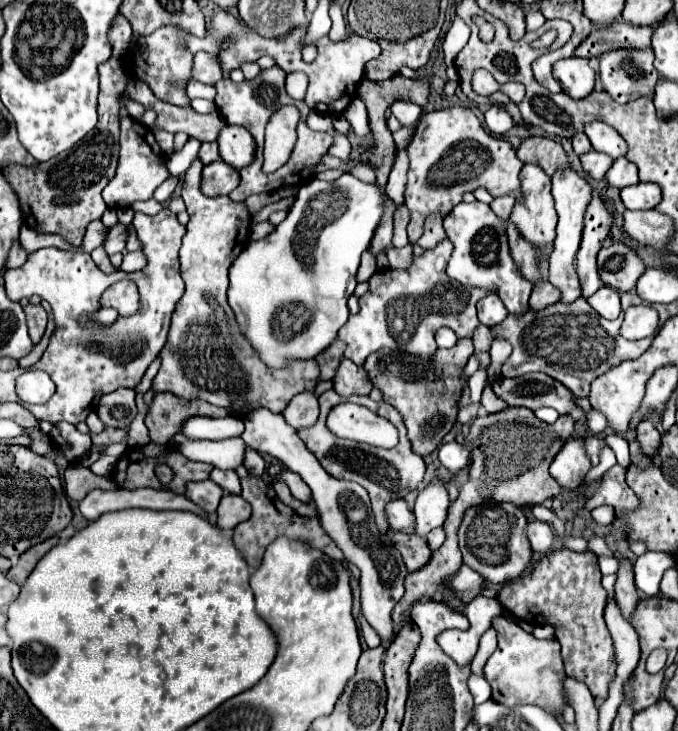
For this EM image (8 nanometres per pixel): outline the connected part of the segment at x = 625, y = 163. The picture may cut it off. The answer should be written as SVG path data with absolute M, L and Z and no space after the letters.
M620 157L612 163L612 167L608 169L606 173L606 181L612 185L612 187L618 187L618 189L624 189L628 185L636 185L638 183L638 167L634 163L630 163L628 159Z

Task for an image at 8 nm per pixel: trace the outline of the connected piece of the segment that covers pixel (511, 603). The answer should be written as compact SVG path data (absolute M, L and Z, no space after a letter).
M562 549L544 557L530 575L504 585L496 595L498 603L516 619L554 627L554 637L562 647L566 675L586 683L596 701L608 697L610 683L616 677L614 643L604 621L608 593L600 577L602 573L594 553Z

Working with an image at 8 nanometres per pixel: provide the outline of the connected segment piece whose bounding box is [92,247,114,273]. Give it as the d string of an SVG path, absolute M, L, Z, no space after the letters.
M102 247L92 251L92 259L94 259L94 263L100 267L100 271L104 271L104 273L112 273L112 271L114 271L114 265L110 263L110 259L108 259L108 255L104 253Z

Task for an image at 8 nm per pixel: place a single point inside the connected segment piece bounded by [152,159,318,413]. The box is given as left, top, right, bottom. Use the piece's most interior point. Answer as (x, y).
(200, 361)

